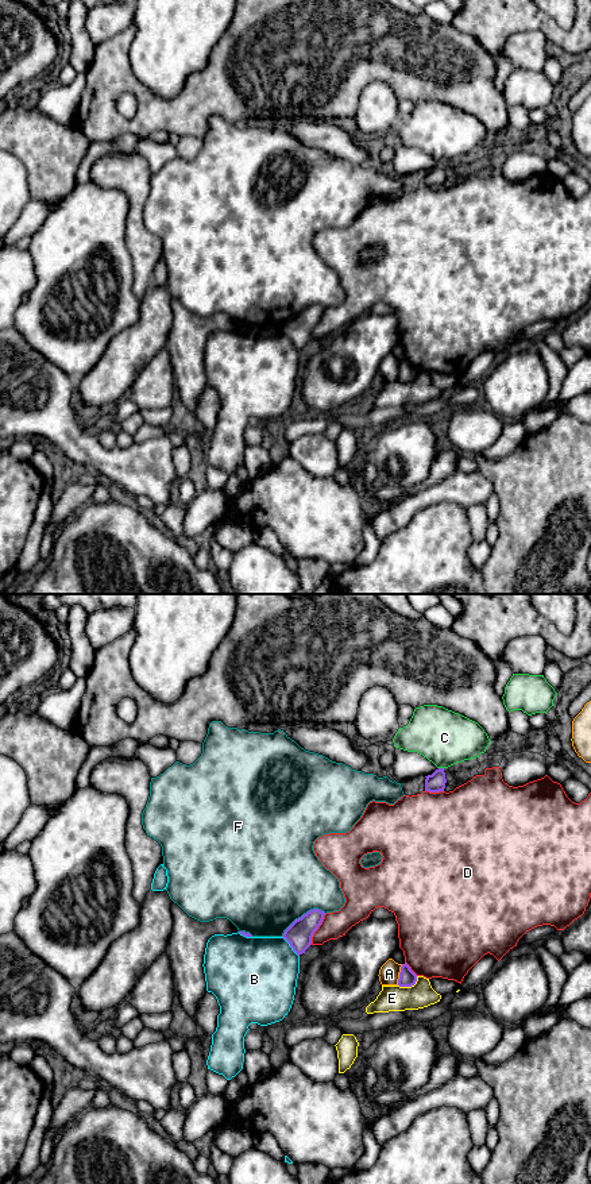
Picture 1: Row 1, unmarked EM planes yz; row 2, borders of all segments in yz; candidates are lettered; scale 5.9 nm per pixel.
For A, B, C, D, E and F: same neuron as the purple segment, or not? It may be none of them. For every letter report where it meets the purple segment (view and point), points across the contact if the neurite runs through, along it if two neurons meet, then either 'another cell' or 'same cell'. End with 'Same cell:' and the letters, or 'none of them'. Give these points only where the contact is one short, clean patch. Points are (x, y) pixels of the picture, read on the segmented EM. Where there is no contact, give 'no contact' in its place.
A: meets purple in yz at (400, 975); another cell
B: meets purple in yz at (290, 945); another cell
C: meets purple in yz at (441, 768); another cell
D: meets purple in yz at (317, 928); another cell
E: meets purple in yz at (409, 986); another cell
F: meets purple in yz at (304, 914); another cell
Same cell: none of them

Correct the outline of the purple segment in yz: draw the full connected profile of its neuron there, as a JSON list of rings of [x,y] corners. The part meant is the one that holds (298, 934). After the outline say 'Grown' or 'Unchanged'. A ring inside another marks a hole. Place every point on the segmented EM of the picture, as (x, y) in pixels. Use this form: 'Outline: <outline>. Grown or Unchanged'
Outline: [[[313,909],[296,919],[283,933],[283,938],[290,944],[293,950],[300,956],[312,944],[312,937],[324,919],[325,913]]]. Unchanged

